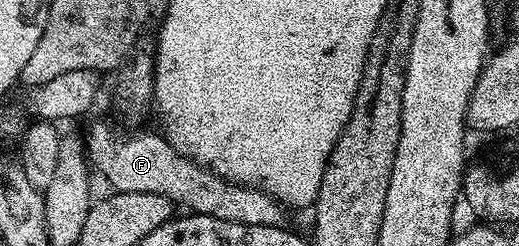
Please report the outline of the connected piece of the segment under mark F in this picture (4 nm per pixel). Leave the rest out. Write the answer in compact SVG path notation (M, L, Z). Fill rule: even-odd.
M95 122L91 131L85 134L85 158L90 169L96 175L99 174L111 185L115 192L157 192L157 196L165 196L176 207L193 214L204 214L221 220L229 220L237 224L249 224L250 226L277 226L284 220L284 207L276 202L271 195L253 186L238 186L236 182L227 182L219 178L206 166L199 166L190 162L185 156L181 156L175 147L168 144L166 137L159 134L135 134L139 132L123 132L114 130L107 122Z

